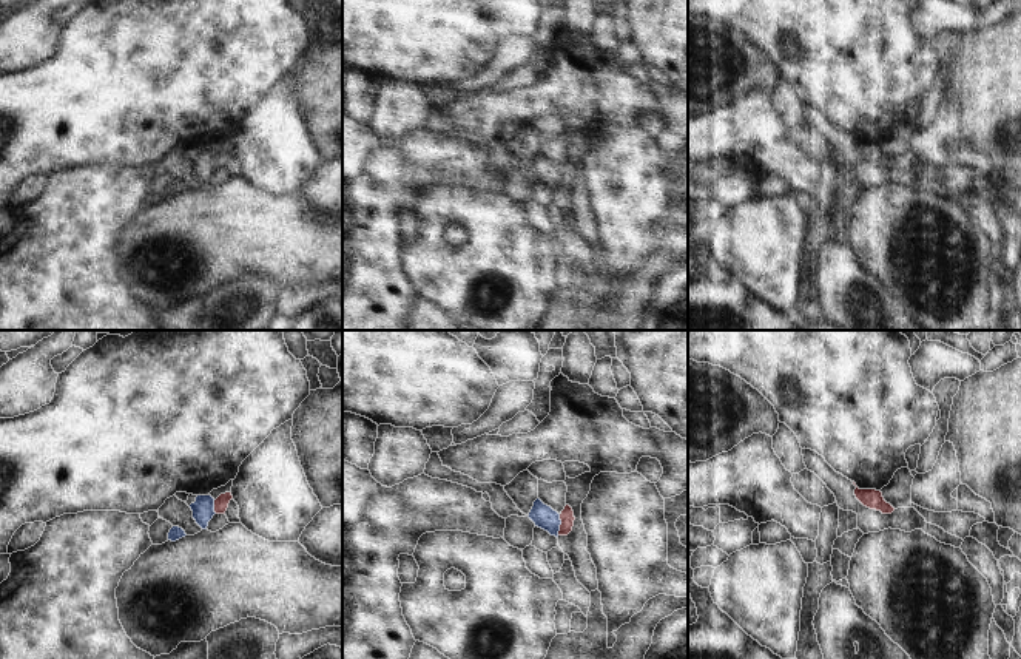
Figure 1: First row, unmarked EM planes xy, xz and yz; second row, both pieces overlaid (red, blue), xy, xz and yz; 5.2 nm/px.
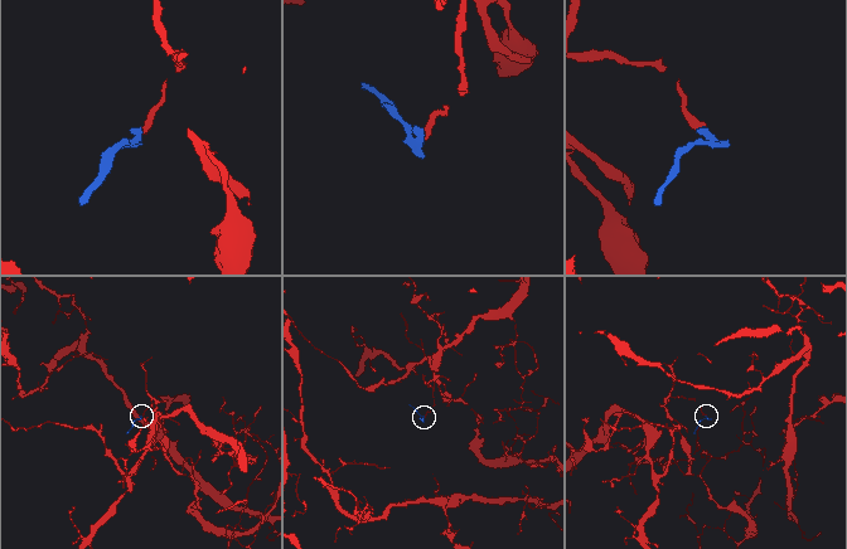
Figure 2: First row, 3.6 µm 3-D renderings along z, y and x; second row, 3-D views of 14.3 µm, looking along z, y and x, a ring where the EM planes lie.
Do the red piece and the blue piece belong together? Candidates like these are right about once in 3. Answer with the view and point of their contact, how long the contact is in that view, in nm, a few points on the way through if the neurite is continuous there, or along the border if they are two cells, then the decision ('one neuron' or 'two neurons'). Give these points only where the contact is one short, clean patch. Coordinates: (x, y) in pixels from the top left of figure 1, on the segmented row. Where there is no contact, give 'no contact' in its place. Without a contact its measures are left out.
xz (560, 525) | 110 nm | two neurons

